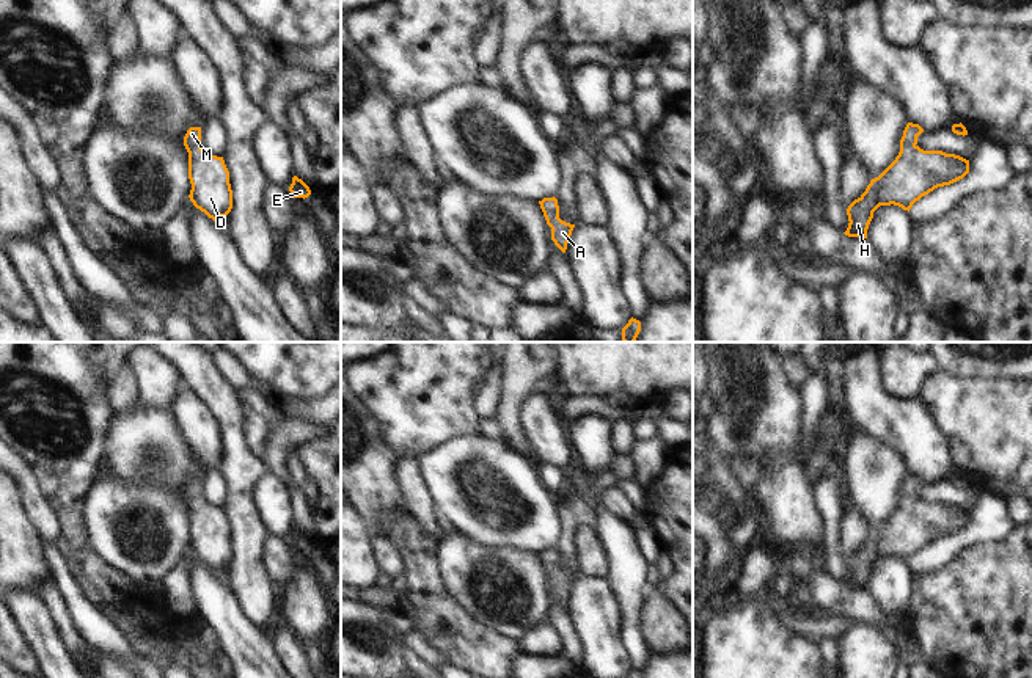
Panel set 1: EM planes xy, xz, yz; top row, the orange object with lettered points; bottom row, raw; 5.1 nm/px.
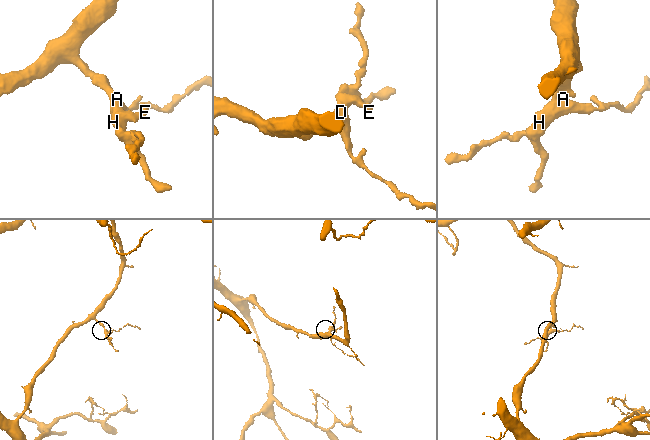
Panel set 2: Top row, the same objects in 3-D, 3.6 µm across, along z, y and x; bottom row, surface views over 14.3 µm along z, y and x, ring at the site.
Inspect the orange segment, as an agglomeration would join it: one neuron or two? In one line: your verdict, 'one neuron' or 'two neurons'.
one neuron

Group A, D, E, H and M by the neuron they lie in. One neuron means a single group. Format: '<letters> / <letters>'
A D E H M

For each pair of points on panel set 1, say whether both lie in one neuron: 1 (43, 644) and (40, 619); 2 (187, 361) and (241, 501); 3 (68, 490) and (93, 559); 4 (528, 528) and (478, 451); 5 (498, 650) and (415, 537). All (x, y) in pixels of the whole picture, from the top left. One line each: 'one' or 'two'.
1: one
2: one
3: one
4: one
5: one

